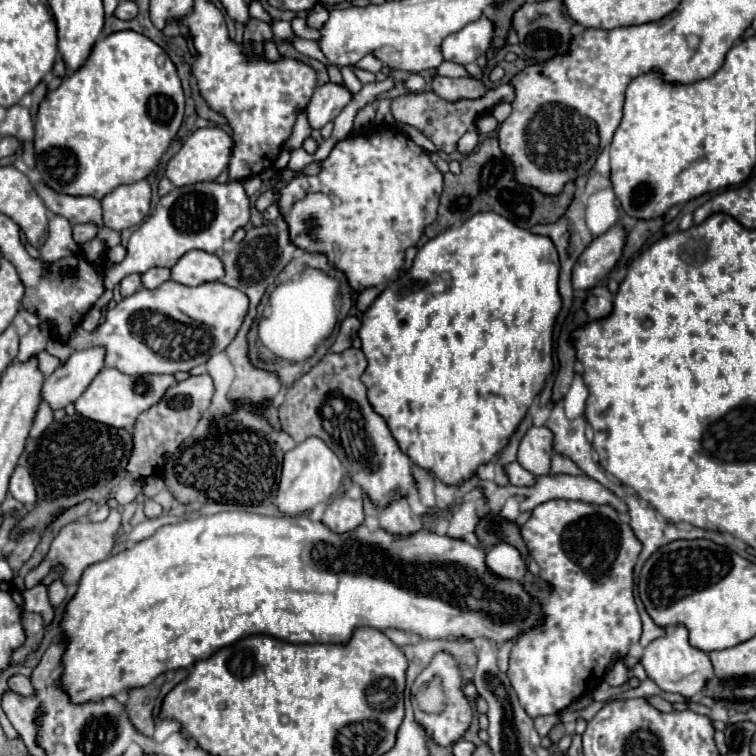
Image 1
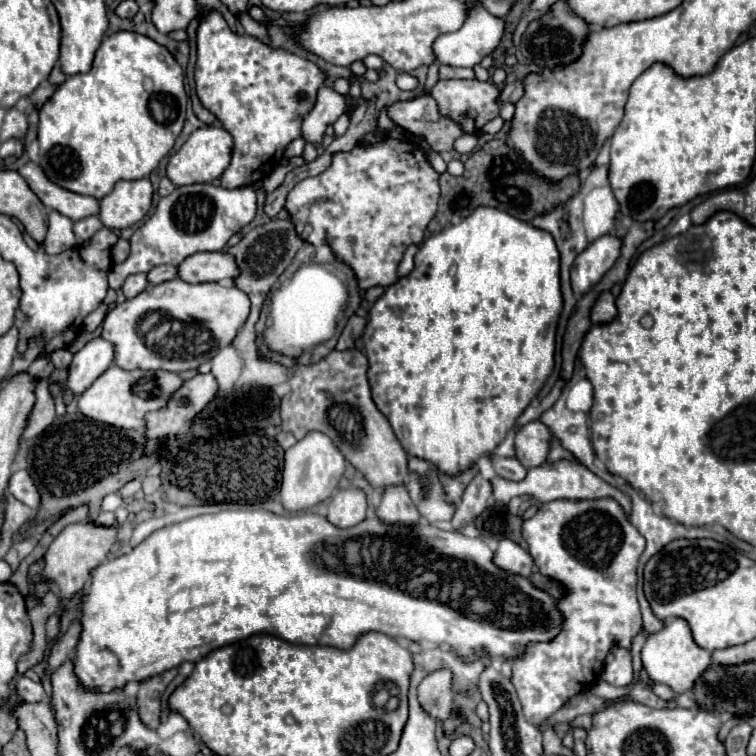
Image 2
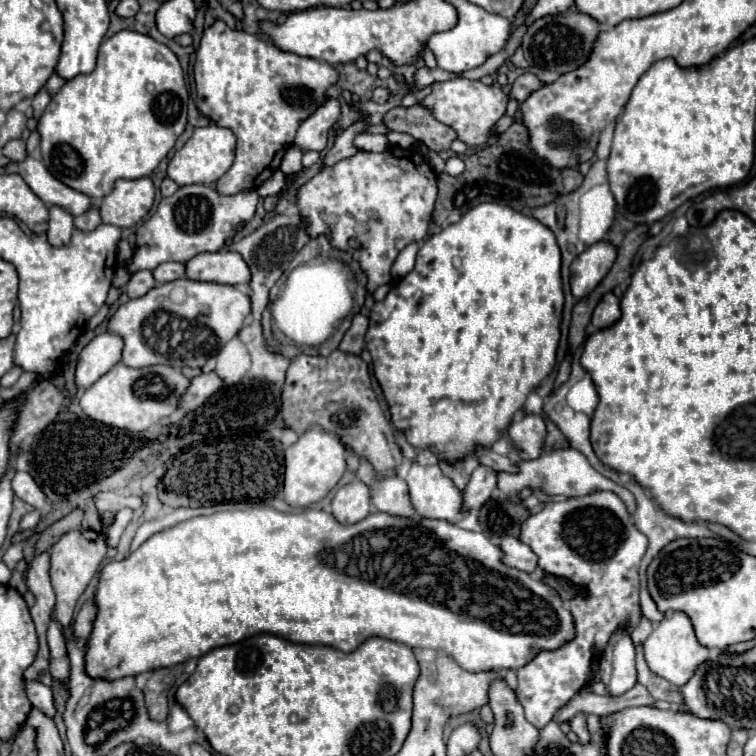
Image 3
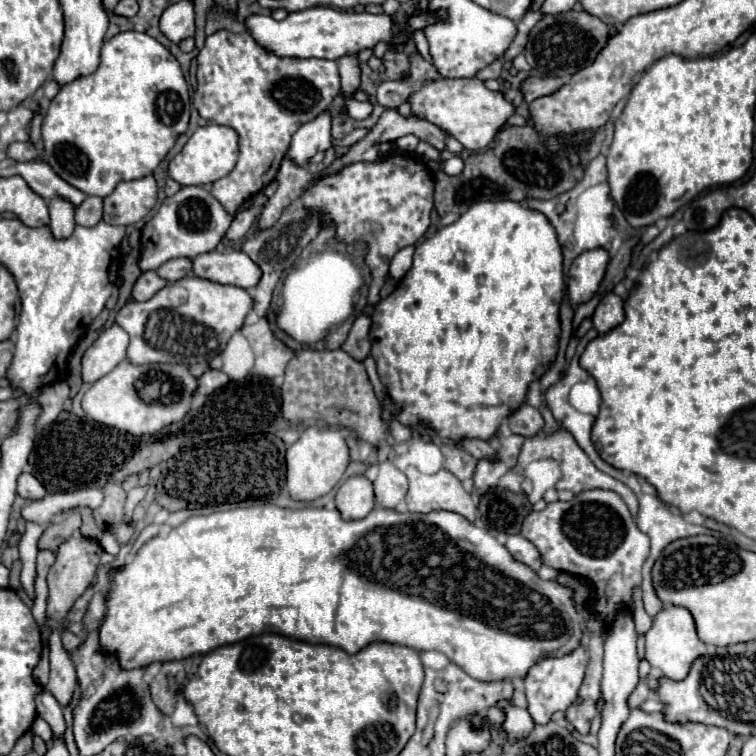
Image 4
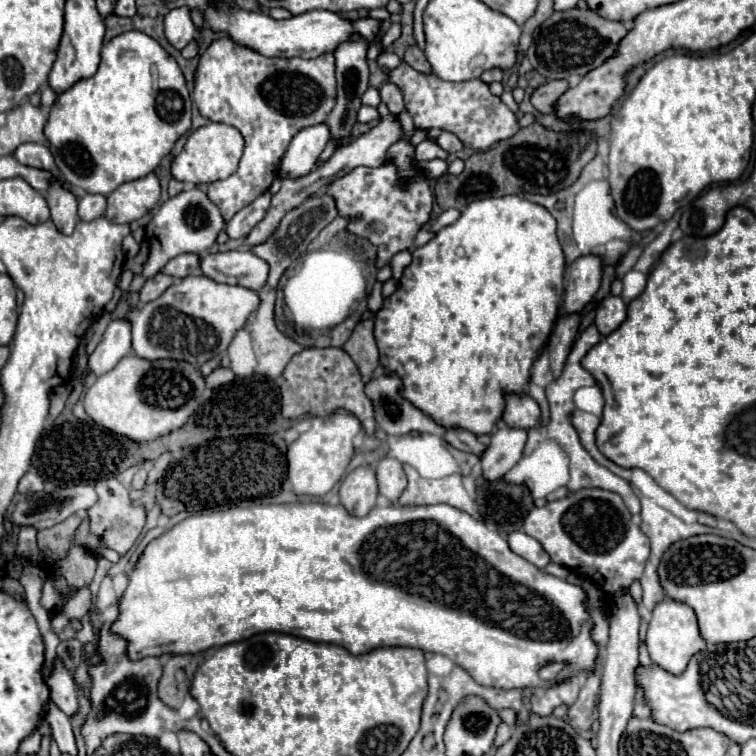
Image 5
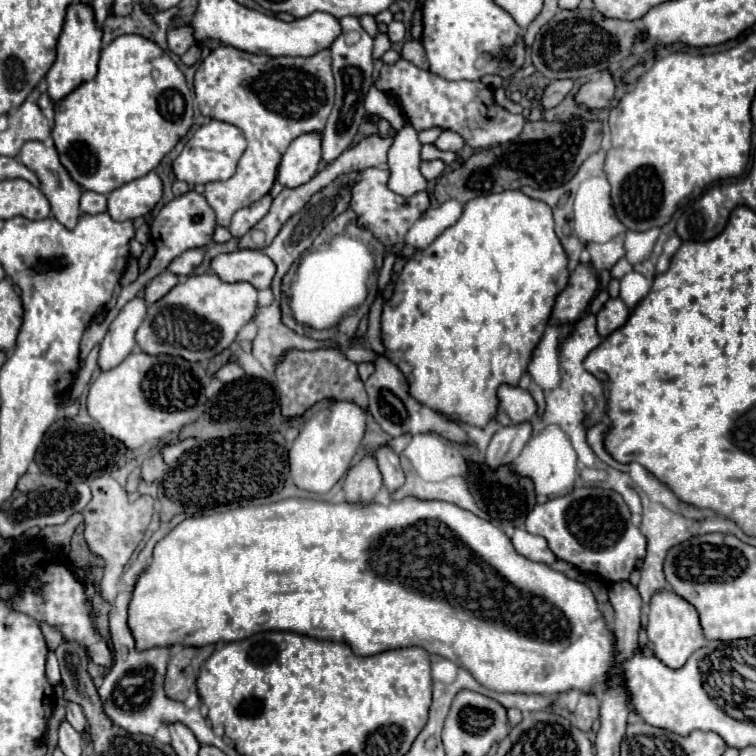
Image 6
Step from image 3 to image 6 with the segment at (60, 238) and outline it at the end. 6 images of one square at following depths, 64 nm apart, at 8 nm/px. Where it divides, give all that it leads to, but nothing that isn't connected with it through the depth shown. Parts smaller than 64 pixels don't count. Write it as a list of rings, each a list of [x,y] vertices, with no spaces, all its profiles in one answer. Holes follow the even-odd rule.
[[[30,140],[30,142],[26,142],[24,148],[20,150],[18,160],[20,160],[24,166],[28,166],[32,172],[36,172],[36,176],[40,178],[42,188],[44,188],[42,192],[44,192],[44,196],[48,196],[48,202],[50,202],[50,206],[52,206],[52,216],[54,216],[60,224],[64,224],[64,228],[72,230],[72,228],[76,226],[78,218],[80,218],[80,210],[78,210],[80,186],[78,186],[76,182],[72,182],[72,178],[70,178],[70,182],[68,182],[68,172],[62,168],[62,164],[60,164],[60,160],[58,160],[56,148],[44,146],[44,144],[38,142],[38,140]]]

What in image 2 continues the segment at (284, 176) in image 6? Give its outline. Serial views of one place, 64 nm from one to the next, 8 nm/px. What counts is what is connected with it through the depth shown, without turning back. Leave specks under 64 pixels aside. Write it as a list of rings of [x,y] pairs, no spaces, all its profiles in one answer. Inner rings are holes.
[[[322,86],[312,112],[304,116],[304,122],[302,122],[304,140],[312,144],[320,144],[326,126],[334,124],[336,118],[344,112],[344,108],[346,108],[346,96],[336,92],[334,88]]]

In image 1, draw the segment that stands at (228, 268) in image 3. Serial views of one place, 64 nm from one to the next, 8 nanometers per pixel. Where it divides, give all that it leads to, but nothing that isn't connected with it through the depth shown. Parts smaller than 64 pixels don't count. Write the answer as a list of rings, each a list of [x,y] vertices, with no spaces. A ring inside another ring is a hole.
[[[192,250],[186,252],[172,268],[172,280],[184,284],[184,286],[198,286],[204,282],[220,280],[224,276],[224,268],[218,256]]]

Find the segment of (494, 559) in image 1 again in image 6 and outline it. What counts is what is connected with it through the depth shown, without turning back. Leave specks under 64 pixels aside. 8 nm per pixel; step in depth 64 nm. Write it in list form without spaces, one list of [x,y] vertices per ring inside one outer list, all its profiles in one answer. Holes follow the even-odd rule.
[[[516,530],[512,536],[512,544],[516,548],[518,554],[522,554],[524,558],[532,560],[532,562],[540,562],[540,564],[552,564],[556,560],[556,556],[550,552],[546,540],[542,536],[534,536],[526,530]]]

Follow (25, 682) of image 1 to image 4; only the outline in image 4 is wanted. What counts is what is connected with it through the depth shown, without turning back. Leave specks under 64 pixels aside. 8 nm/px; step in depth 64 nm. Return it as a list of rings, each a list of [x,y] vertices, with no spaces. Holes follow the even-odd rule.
[[[42,688],[42,692],[36,694],[36,710],[38,710],[38,716],[50,724],[52,732],[56,732],[56,736],[62,738],[66,730],[66,722],[62,716],[60,704],[56,704],[56,698],[48,692],[48,688]]]

